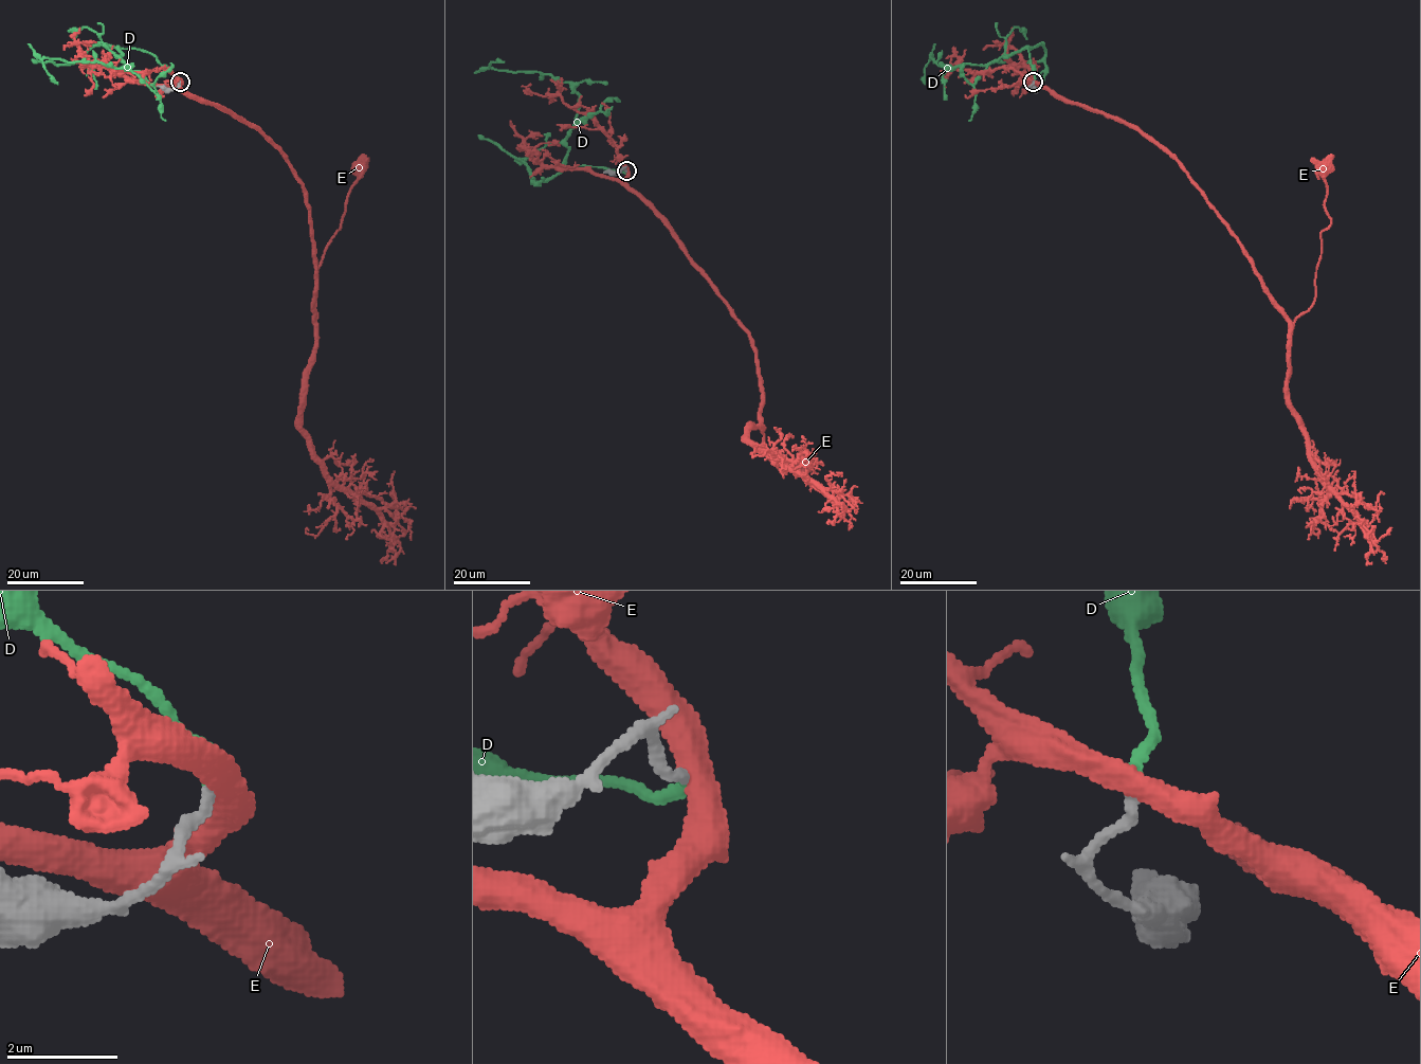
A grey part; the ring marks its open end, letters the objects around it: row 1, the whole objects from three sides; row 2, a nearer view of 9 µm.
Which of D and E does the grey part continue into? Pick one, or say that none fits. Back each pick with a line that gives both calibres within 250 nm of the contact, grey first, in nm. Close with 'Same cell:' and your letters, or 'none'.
D: Thickness 190 nm (grey) against 180 nm
Same cell: D

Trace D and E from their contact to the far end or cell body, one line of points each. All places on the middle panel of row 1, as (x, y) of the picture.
D: (626, 172), (567, 167), (565, 138), (579, 94), (568, 83), (547, 73), (489, 65), (504, 62)
E: (626, 172), (625, 183), (671, 231), (748, 334), (761, 392), (761, 451), (781, 458), (787, 468), (805, 461)

